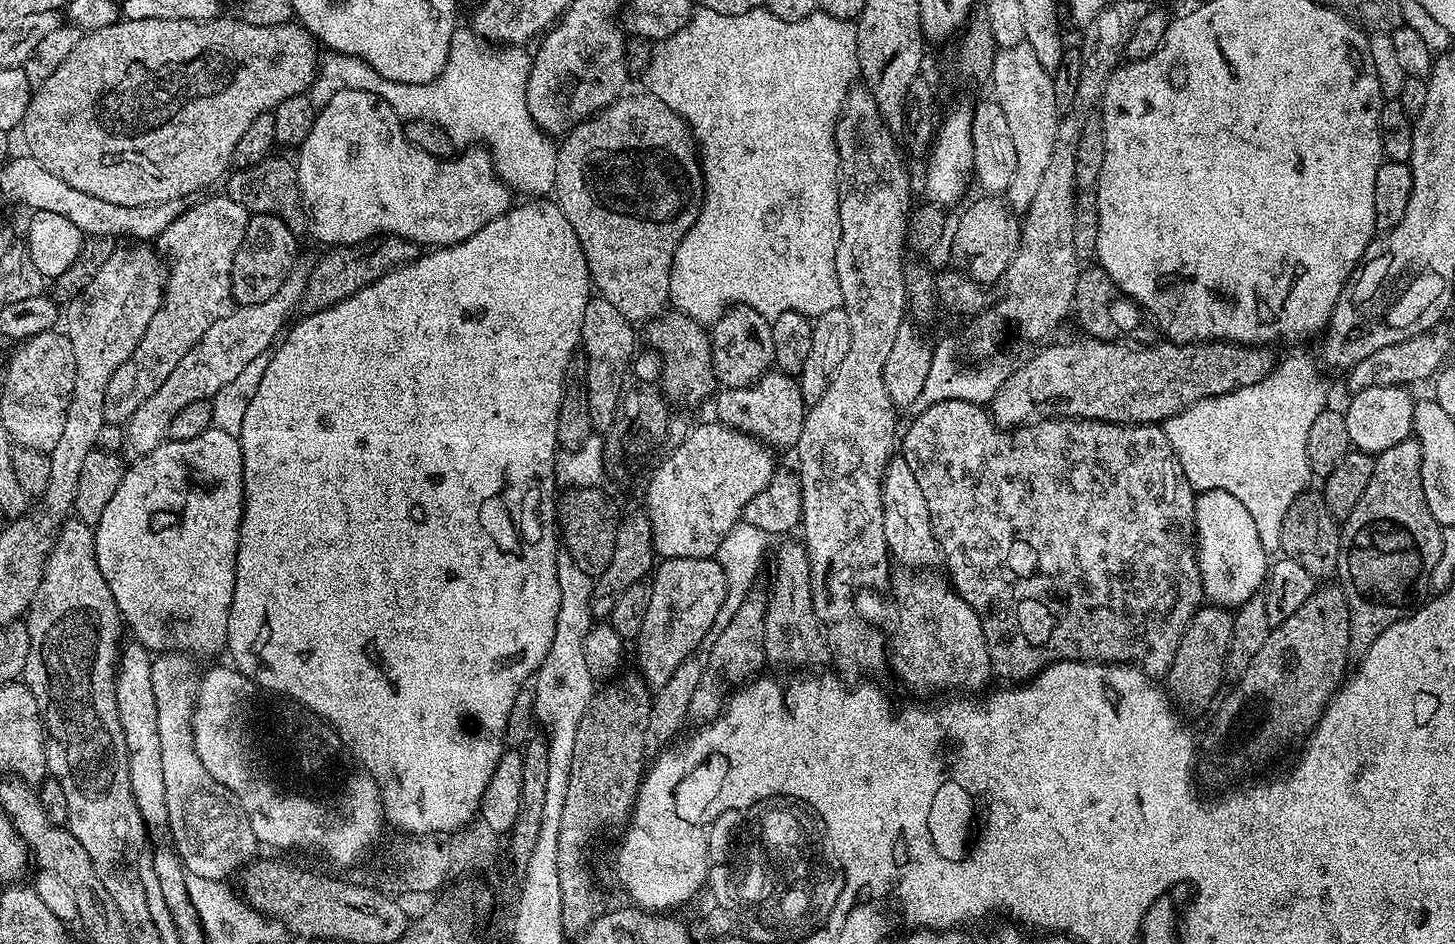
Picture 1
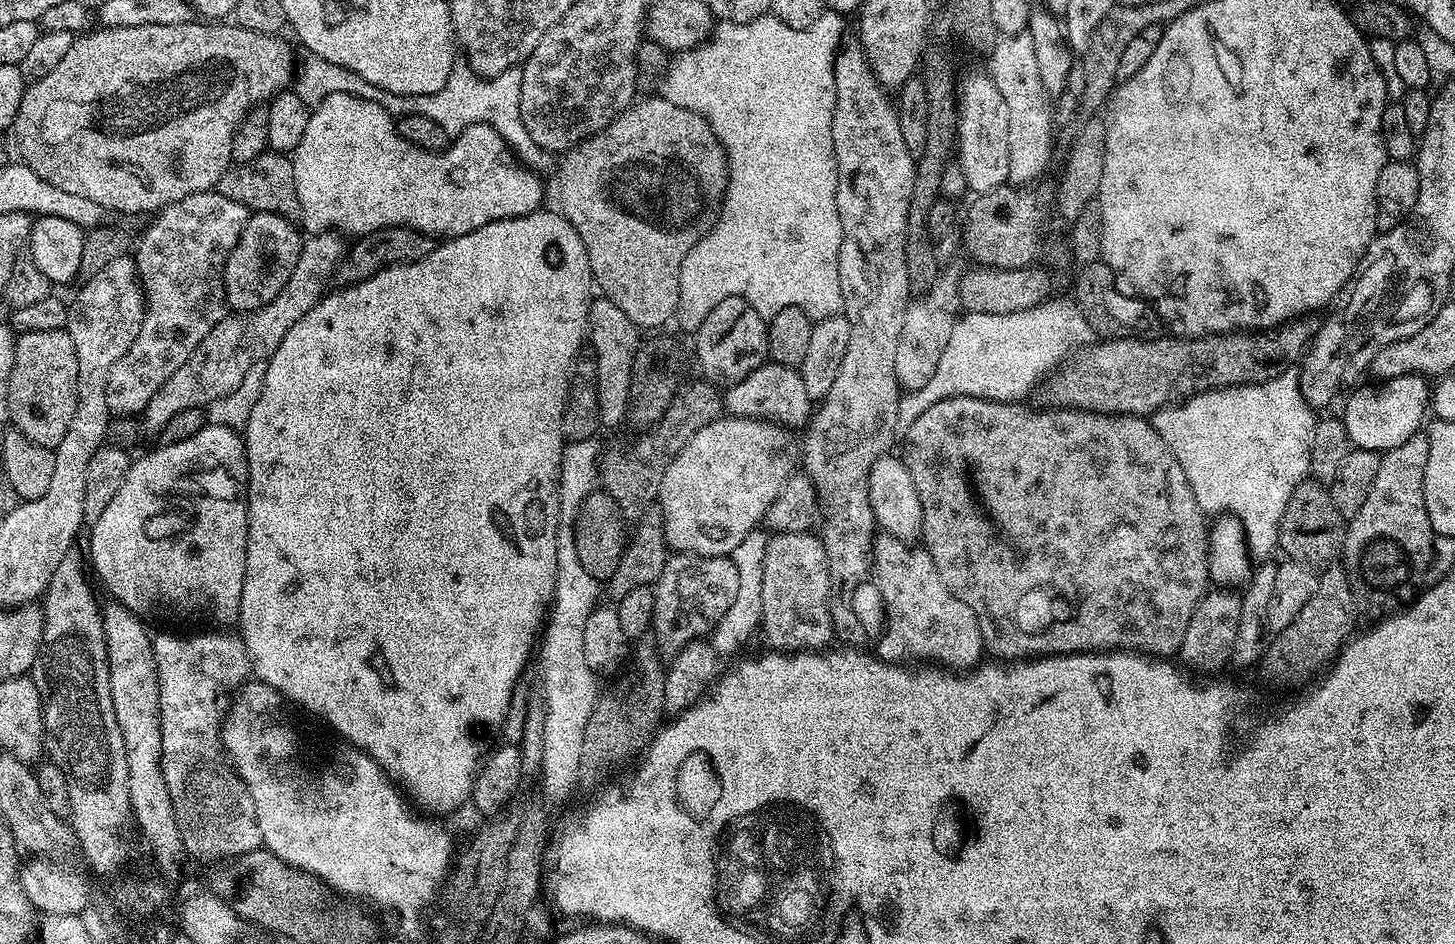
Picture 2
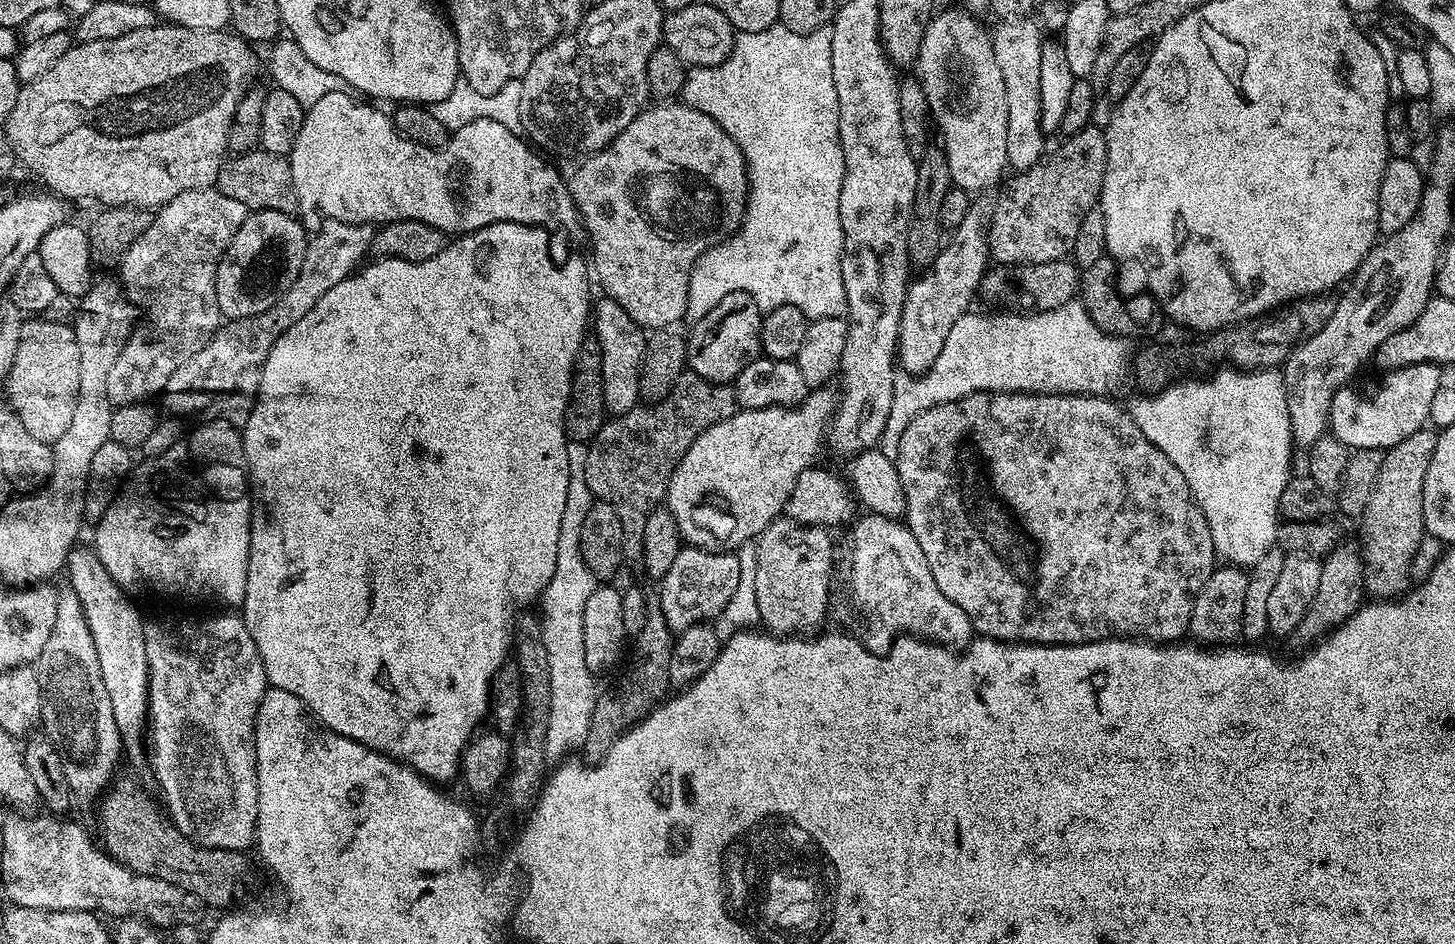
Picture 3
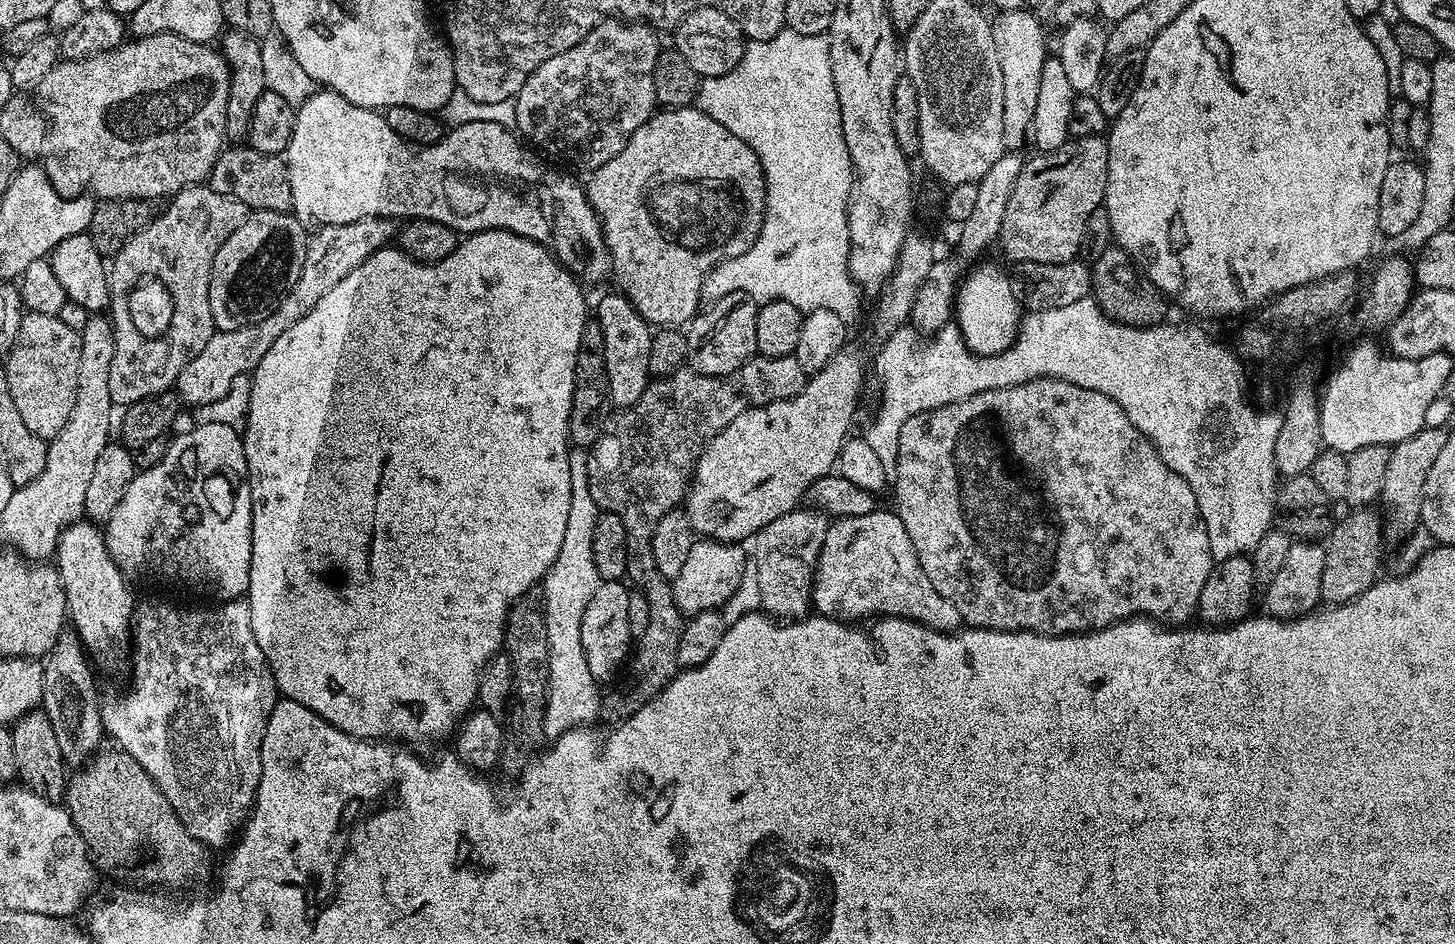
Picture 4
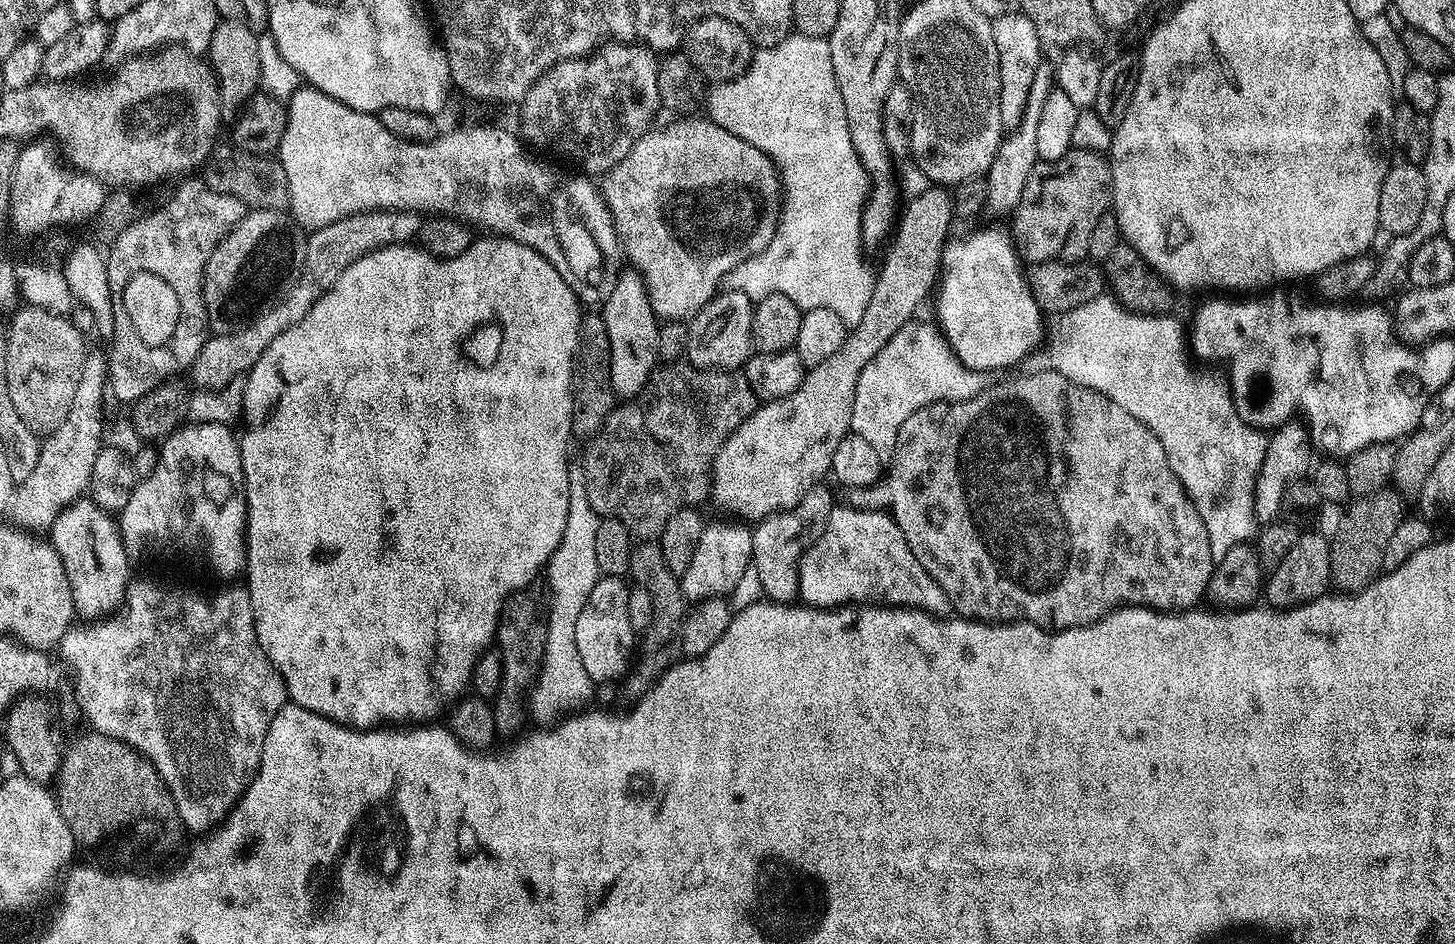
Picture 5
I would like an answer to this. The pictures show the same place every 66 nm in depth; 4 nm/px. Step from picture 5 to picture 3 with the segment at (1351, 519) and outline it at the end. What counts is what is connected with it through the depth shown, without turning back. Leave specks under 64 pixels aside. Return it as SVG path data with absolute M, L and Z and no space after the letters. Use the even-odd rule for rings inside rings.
M1341 542L1323 557L1320 569L1322 578L1318 582L1318 594L1306 610L1302 622L1296 627L1295 639L1300 639L1304 646L1311 645L1328 635L1339 624L1344 624L1362 606L1366 593L1364 586L1364 561L1355 543ZM1361 599L1361 600L1360 600ZM1312 640L1312 641L1311 641Z

